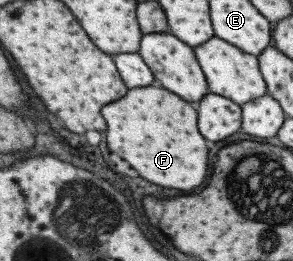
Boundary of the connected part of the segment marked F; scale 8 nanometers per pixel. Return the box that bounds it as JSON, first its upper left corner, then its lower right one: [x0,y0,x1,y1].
[100,85,208,191]

